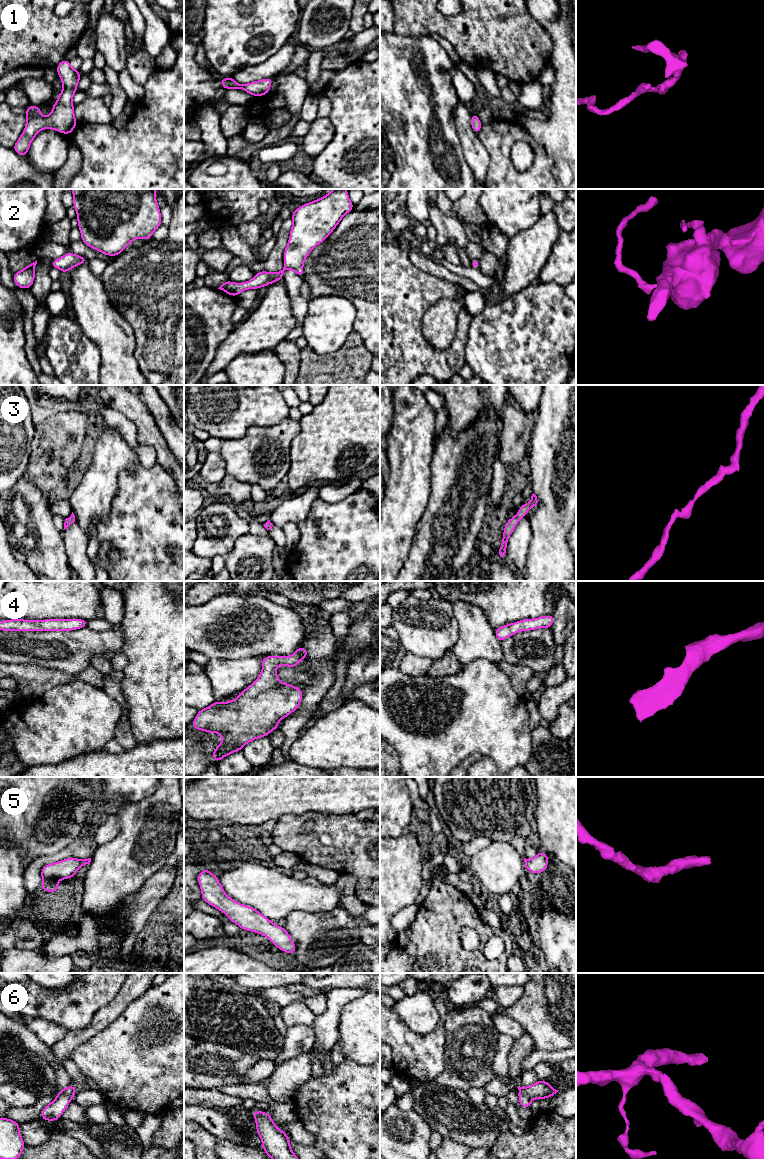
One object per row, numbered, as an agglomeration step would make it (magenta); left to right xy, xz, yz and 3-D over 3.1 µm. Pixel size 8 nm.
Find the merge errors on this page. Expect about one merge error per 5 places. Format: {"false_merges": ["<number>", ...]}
{"false_merges": []}

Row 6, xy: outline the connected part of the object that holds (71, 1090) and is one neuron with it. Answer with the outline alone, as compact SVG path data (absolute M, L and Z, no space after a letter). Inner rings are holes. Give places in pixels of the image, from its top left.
M73 1085L67 1086L66 1088L60 1090L57 1097L44 1107L40 1118L50 1122L58 1120L68 1107L76 1092L77 1089Z

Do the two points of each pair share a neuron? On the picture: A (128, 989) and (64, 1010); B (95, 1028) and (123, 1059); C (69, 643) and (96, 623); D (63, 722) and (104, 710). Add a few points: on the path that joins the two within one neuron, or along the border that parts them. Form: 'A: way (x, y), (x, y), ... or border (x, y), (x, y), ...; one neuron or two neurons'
A: border (124, 983), (119, 992), (101, 1008); two neurons
B: border (118, 1017), (80, 1045); two neurons
C: border (87, 626), (98, 631), (107, 631), (113, 627); two neurons
D: way (73, 719), (94, 715); one neuron

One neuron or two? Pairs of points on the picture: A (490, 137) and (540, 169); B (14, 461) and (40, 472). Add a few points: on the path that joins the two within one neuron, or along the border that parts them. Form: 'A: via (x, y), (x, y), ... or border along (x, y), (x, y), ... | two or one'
A: via (499, 152), (500, 159), (516, 175), (525, 175) | one
B: border along (31, 443), (29, 462), (23, 475) | two

